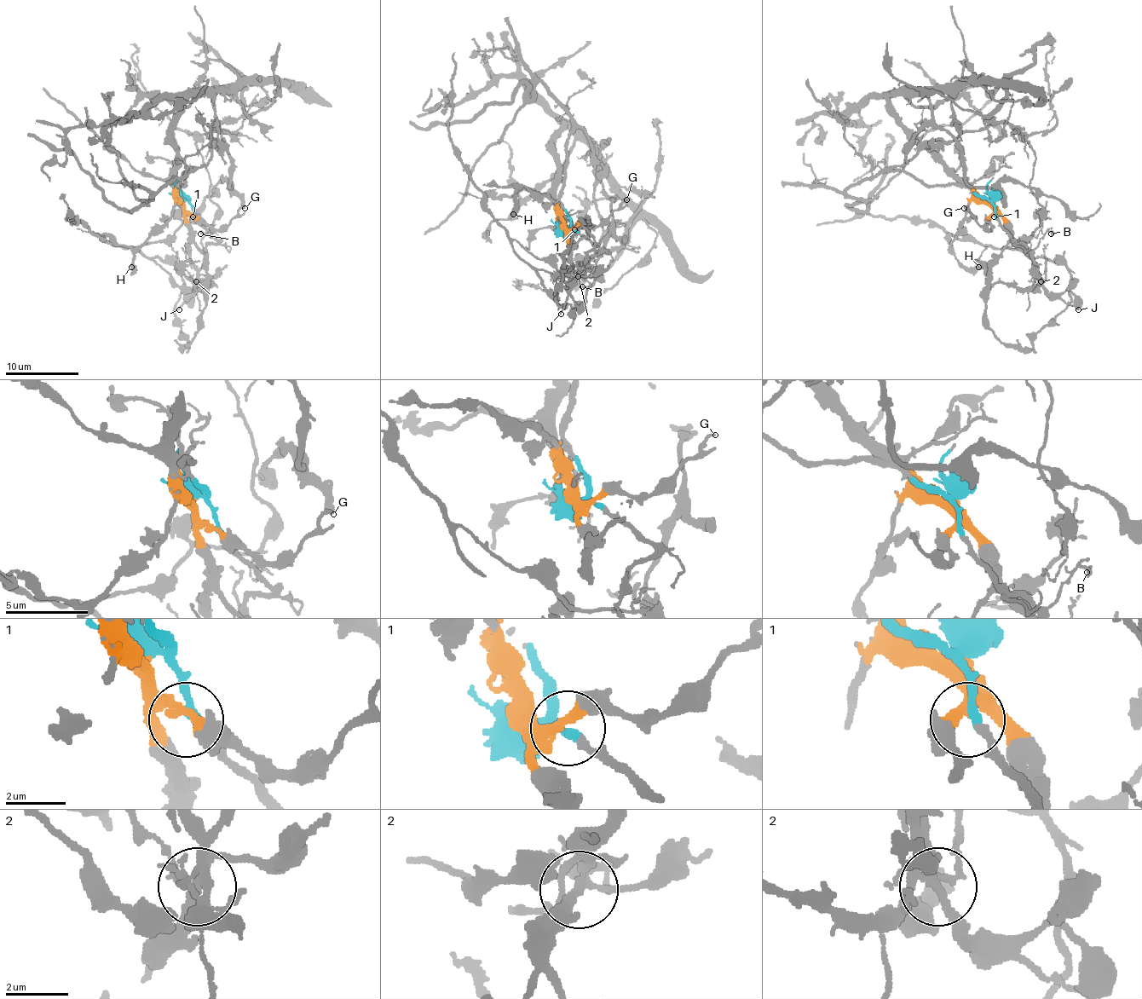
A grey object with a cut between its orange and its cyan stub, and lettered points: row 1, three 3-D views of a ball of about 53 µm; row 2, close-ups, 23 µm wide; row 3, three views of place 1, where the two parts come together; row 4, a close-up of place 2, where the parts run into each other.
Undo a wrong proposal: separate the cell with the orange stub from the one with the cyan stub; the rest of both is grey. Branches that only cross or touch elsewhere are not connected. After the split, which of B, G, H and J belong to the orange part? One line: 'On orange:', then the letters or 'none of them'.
On orange: G, H, J

